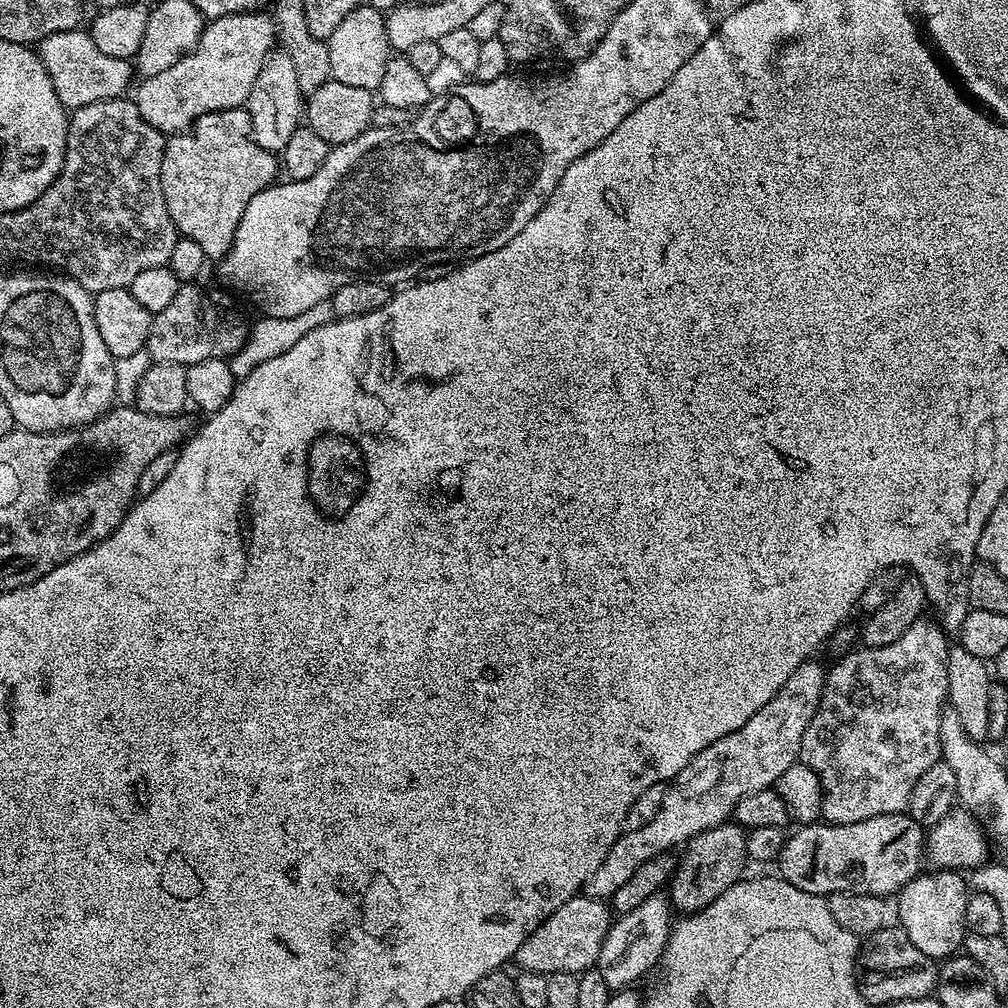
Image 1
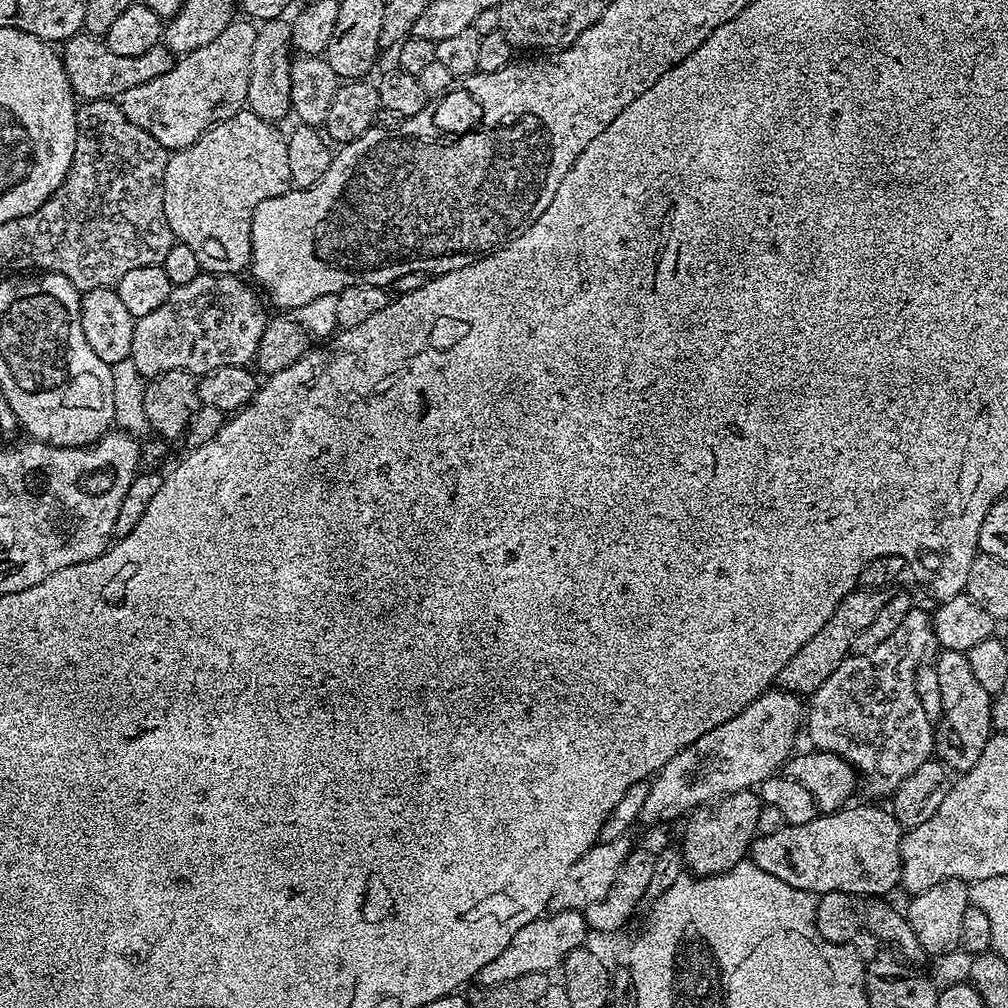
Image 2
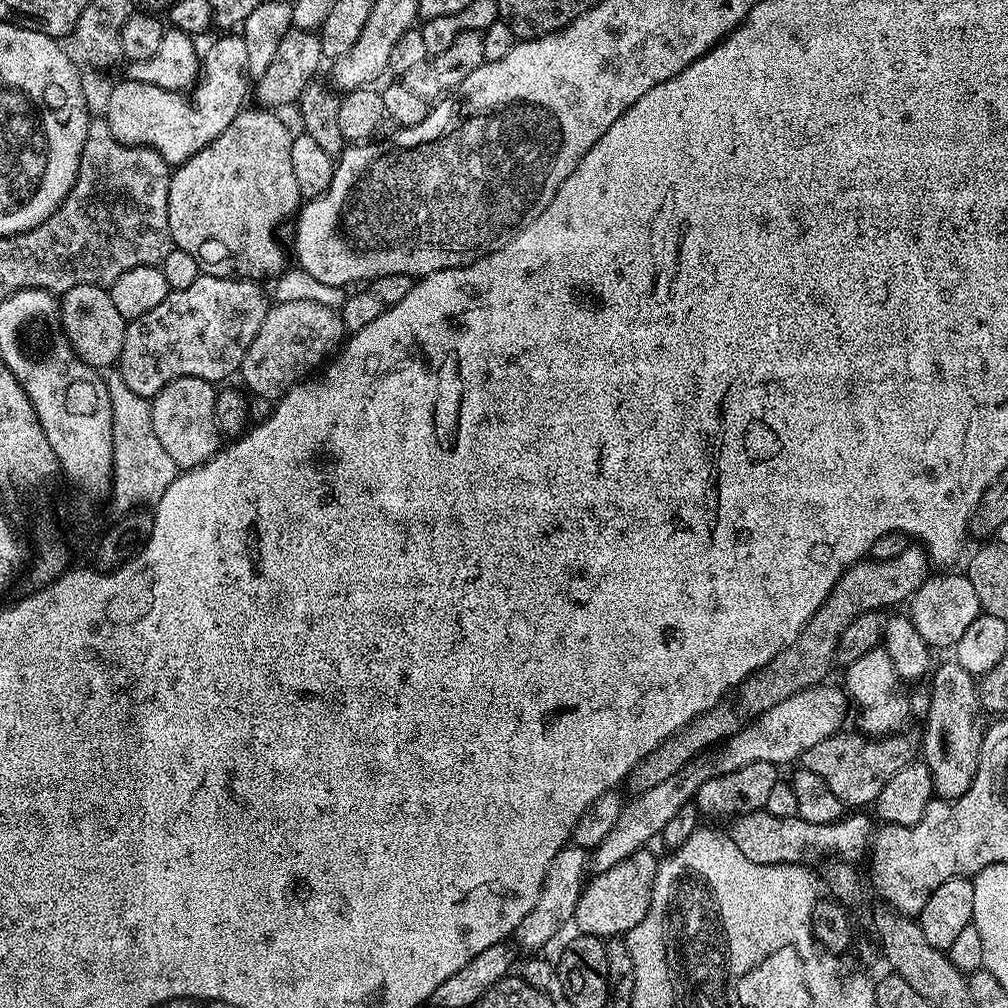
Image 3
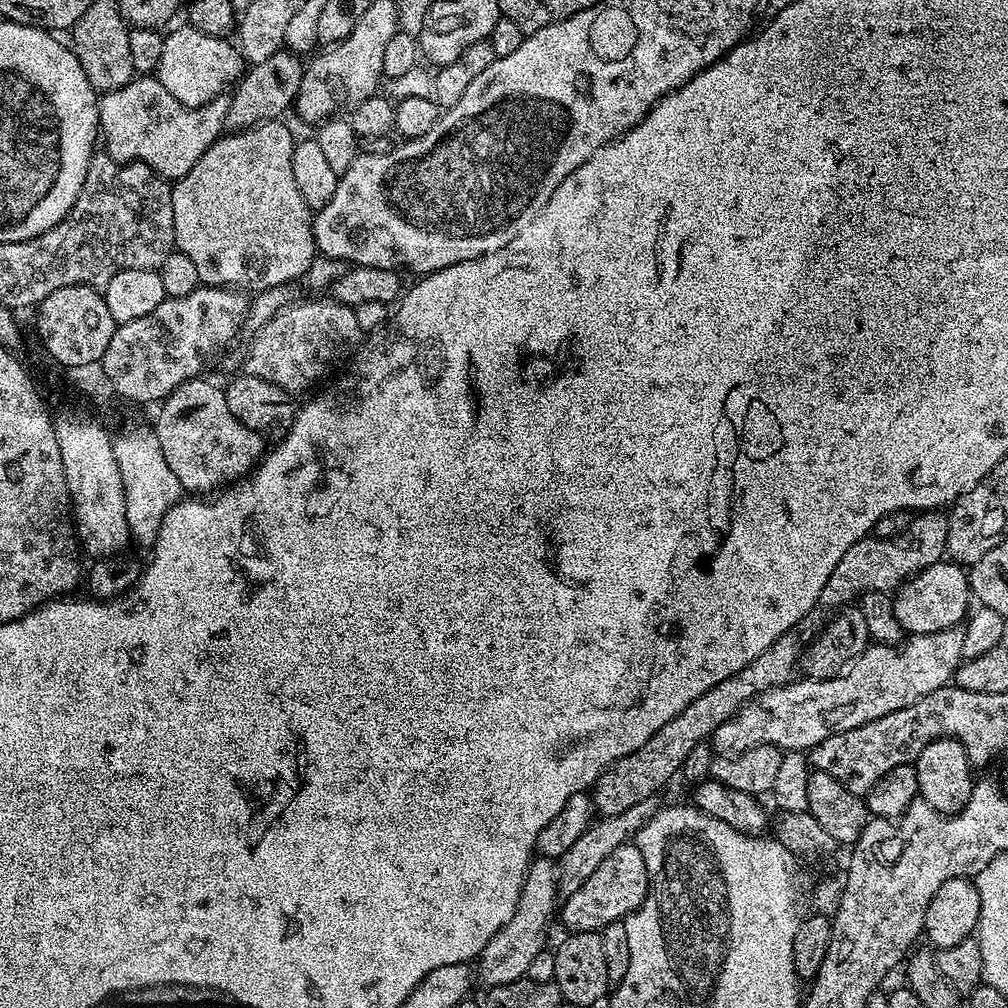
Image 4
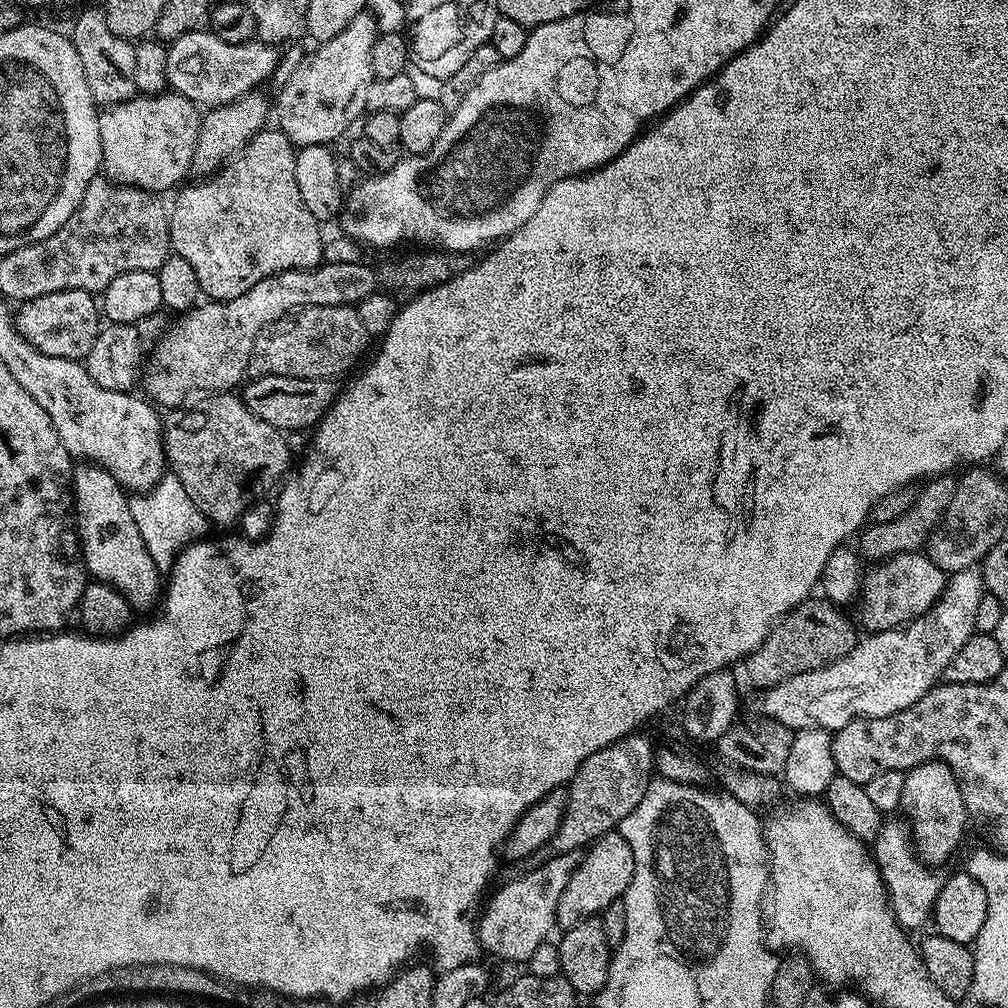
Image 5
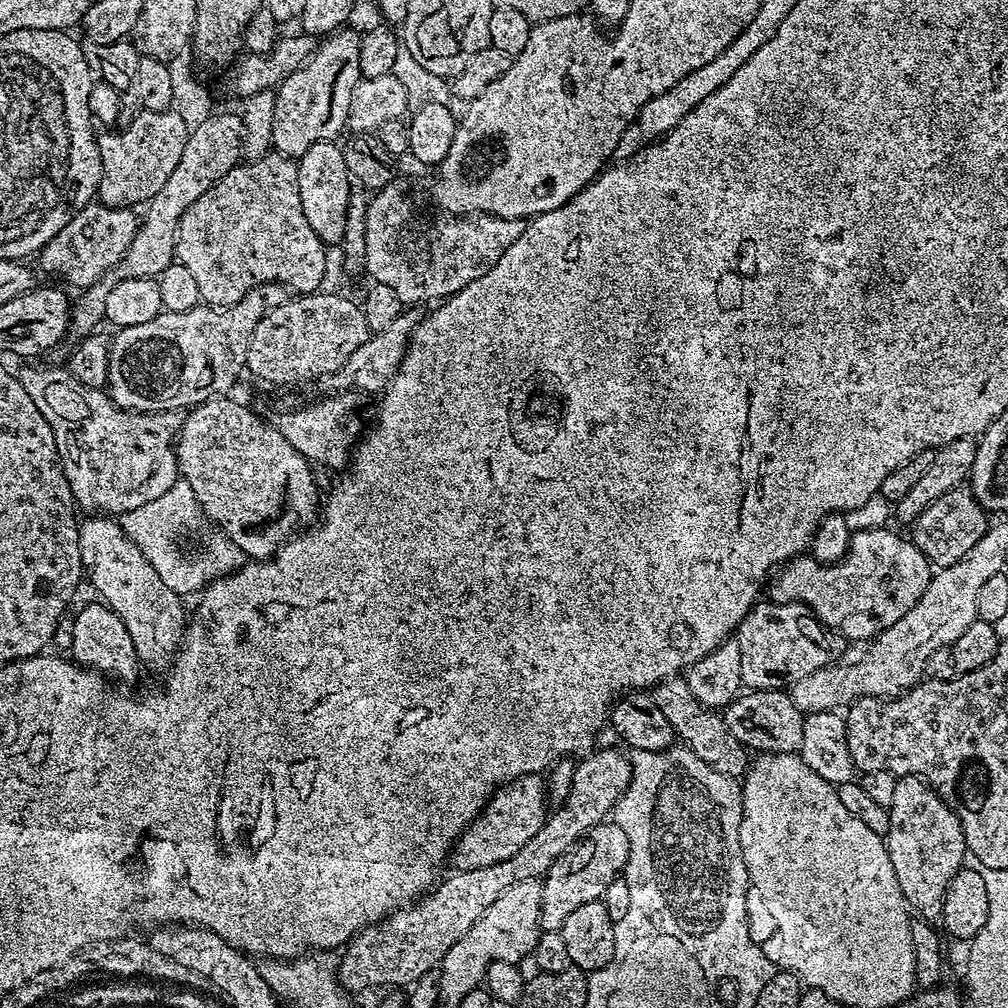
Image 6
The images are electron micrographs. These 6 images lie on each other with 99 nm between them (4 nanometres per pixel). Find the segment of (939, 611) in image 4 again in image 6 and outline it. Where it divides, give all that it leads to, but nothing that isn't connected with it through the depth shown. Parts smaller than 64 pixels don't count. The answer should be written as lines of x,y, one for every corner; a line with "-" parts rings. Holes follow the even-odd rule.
885,526
853,531
848,551
833,564
820,563
811,554
789,560
775,573
776,581
775,576
771,581
771,603
804,604
843,639
845,636
848,640
871,641
914,607
932,581
934,571
911,539
903,540
890,529

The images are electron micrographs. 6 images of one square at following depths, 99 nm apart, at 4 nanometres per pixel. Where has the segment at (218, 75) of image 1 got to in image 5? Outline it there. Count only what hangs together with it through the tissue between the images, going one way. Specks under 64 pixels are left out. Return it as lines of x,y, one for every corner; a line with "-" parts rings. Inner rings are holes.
171,90
158,96
137,94
130,100
105,107
98,122
103,175
118,184
131,184
157,194
183,185
184,175
192,172
201,119
197,105

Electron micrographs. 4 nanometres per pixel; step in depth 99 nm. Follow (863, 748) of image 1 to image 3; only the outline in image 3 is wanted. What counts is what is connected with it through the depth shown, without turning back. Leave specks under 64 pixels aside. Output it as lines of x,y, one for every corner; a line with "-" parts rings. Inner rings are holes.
881,646
870,650
870,654
862,654
858,662
847,665
843,669
842,687
851,703
860,707
856,716
855,727
869,738
894,736
905,731
908,719
912,716
912,704
904,697
900,689
902,679
896,673
894,662
887,650

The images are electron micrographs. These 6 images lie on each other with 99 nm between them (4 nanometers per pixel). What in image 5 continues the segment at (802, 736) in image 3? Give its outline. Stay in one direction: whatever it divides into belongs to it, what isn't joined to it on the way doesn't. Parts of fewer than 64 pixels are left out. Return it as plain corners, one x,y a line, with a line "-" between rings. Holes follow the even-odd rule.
979,567
967,568
961,572
951,573
950,579
945,583
944,592
940,601
926,614
902,628
891,628
885,632
874,632
857,639
854,650
846,654
841,660
835,660
827,668
810,670
806,674
794,674
794,678
786,678
786,682
778,682
774,686
763,689
756,700
756,708
761,717
782,722
788,728
799,730
801,728
826,728
835,730
846,726
851,720
860,716
870,718
886,718
890,714
898,714
918,698
922,698
941,683
946,666
966,646
966,642
976,632
974,618
978,615
978,602
986,594
984,577

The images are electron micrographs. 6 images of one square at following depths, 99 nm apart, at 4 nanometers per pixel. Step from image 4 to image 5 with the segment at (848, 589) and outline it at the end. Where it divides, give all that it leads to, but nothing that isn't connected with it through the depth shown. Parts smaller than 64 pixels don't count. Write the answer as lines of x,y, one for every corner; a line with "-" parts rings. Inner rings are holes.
952,474
933,477
923,485
924,489
922,487
919,489
914,506
910,506
910,510
906,510
902,518
894,518
894,522
881,524
869,523
858,536
860,556
868,562
879,562
889,560
899,552
921,551
932,537
932,531
942,522
946,510
950,510
950,502
954,502
957,483
957,477

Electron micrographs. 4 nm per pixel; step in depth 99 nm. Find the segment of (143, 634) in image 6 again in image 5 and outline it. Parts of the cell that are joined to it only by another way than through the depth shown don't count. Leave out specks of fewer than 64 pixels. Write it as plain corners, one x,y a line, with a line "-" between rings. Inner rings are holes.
84,462
72,473
72,495
76,534
80,538
80,550
89,577
118,589
132,603
133,609
155,609
162,596
162,569
154,562
154,558
150,558
150,550
146,550
146,542
142,542
142,534
138,534
138,522
134,522
134,514
128,505
129,493
105,468

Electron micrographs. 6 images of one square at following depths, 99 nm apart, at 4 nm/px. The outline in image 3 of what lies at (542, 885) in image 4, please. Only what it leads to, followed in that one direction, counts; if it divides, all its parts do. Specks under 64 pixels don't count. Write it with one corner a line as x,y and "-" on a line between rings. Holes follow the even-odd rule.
569,846
557,854
554,862
550,862
550,870
546,874
542,894
538,896
534,910
530,910
526,918
522,918
514,933
515,943
520,943
525,948
525,953
536,954
544,950
540,948
546,947
567,924
569,927
573,923
572,915
578,906
578,898
584,892
584,871
589,871
589,859
589,853
585,849

